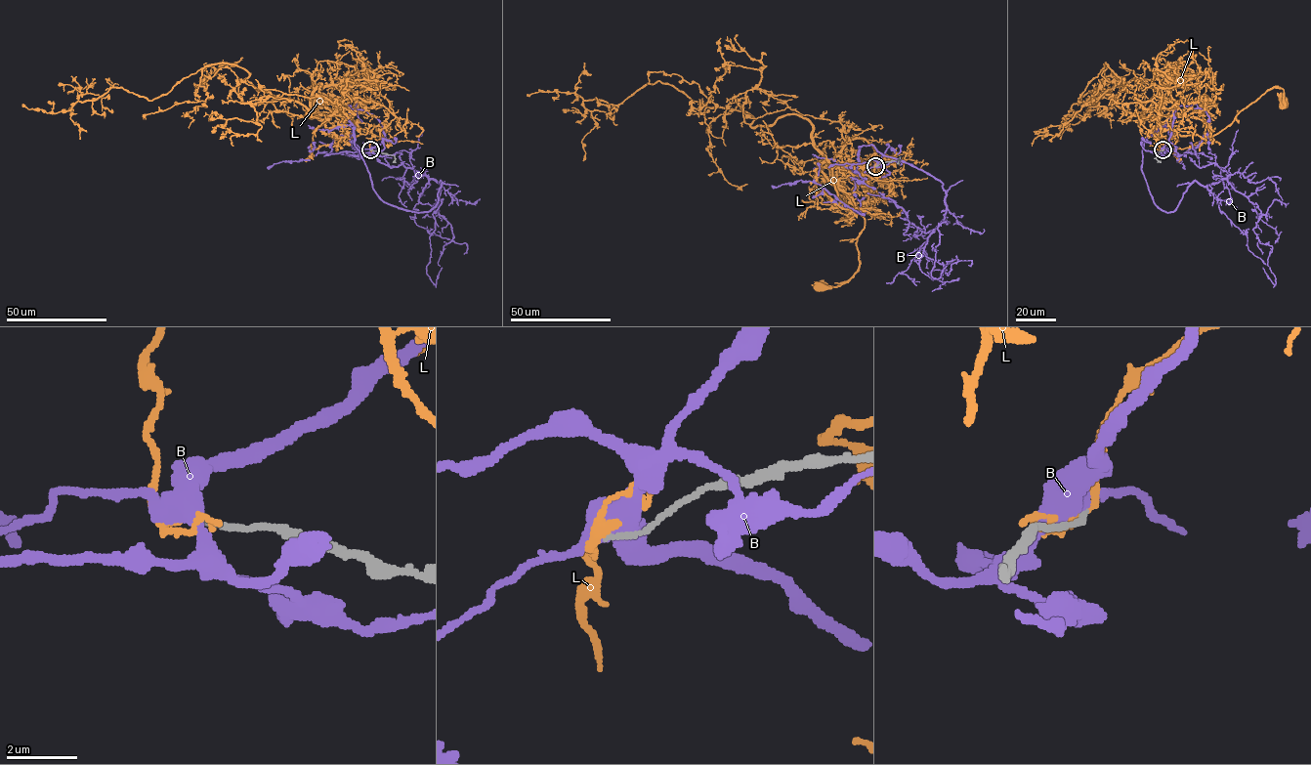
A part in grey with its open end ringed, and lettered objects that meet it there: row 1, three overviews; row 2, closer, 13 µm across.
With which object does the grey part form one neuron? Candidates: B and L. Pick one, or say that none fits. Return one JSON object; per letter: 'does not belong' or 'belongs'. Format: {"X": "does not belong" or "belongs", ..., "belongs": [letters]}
{"B": "does not belong", "L": "does not belong", "belongs": []}

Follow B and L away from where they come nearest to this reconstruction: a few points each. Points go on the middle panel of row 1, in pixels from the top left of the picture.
B: (875, 166), (889, 174), (854, 178), (859, 147), (943, 184), (946, 211), (923, 253), (956, 256), (945, 272)
L: (875, 166), (876, 180), (832, 167), (837, 196), (864, 218), (864, 228), (857, 272), (837, 286), (819, 287)

